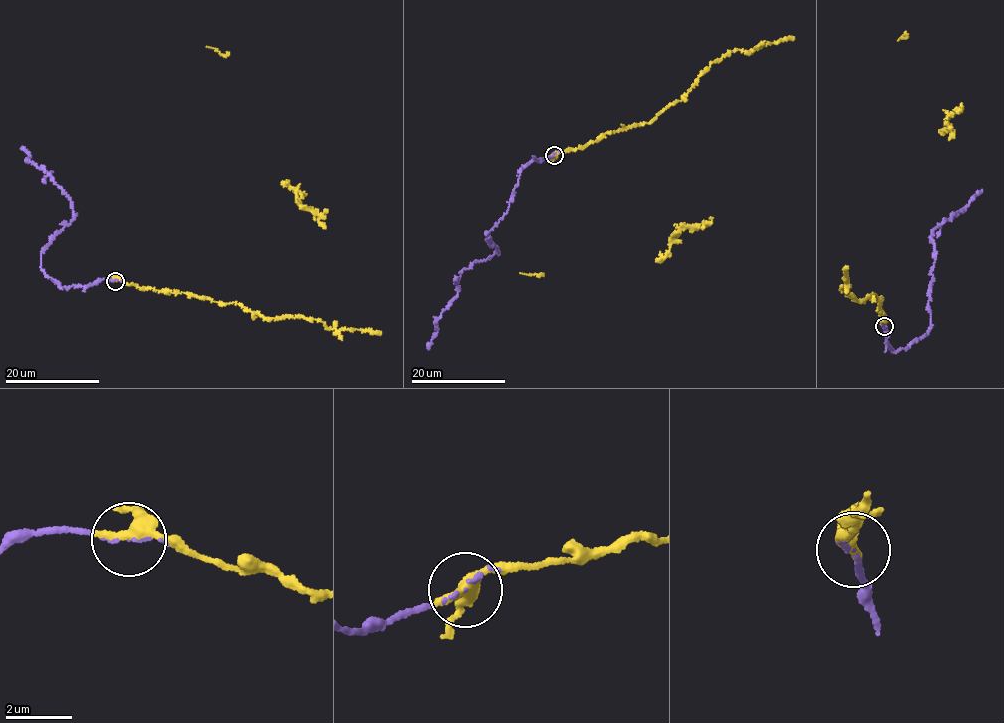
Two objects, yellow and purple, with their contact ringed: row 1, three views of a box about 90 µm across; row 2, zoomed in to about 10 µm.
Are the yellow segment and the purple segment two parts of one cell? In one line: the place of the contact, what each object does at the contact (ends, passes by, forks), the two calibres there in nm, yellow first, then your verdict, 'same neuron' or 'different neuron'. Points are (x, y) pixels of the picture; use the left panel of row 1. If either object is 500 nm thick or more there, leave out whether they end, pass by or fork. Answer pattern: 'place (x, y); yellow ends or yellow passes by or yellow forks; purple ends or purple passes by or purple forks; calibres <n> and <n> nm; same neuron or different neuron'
place (115, 281); yellow passes by; purple passes by; calibres 400 and 70 nm; same neuron

